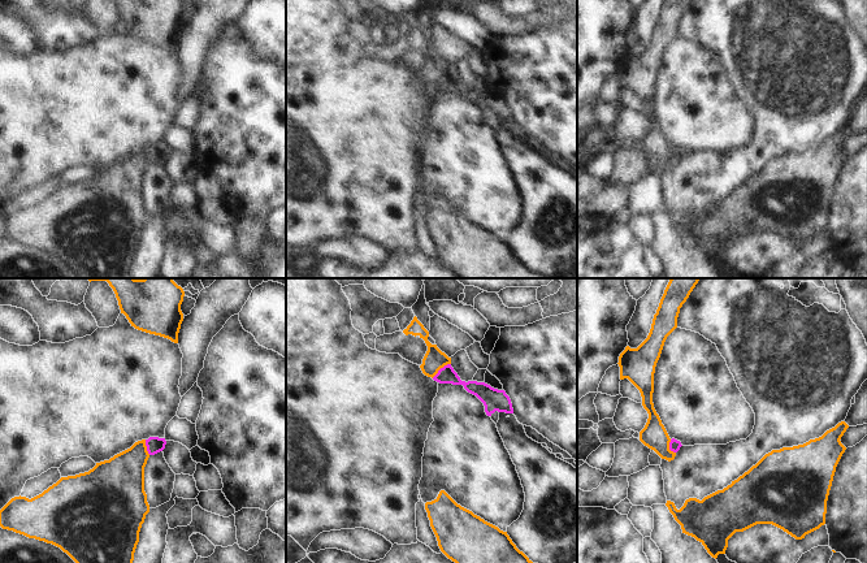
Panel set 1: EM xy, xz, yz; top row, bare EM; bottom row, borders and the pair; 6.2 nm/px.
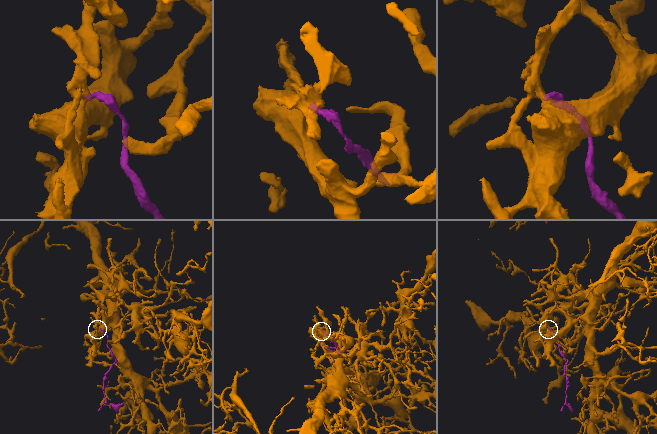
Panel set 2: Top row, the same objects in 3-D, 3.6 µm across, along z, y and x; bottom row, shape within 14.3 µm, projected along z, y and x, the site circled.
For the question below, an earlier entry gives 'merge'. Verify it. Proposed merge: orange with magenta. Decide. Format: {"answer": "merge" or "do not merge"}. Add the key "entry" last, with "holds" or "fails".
{"answer": "do not merge", "entry": "fails"}

